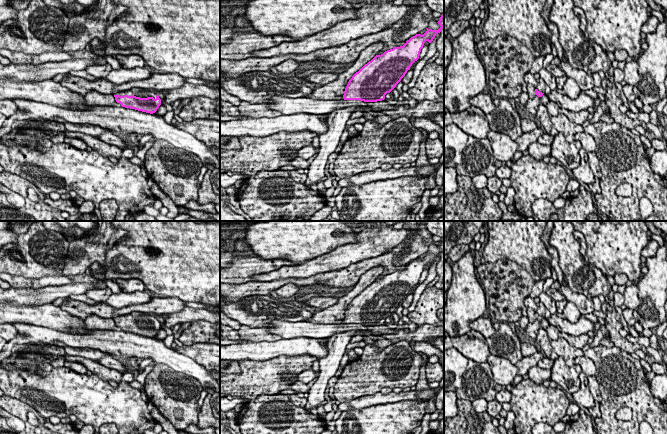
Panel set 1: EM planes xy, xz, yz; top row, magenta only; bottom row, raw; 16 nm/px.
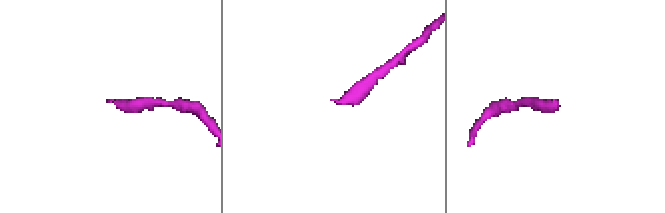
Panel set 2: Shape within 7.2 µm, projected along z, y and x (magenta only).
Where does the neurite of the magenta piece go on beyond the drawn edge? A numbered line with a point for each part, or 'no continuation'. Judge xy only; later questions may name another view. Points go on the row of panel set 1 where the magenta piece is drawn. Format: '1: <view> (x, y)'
1: xy (138, 92)

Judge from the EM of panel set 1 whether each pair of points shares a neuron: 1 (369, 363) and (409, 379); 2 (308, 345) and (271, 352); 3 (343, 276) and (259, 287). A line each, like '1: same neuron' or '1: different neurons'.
1: same neuron
2: same neuron
3: same neuron

